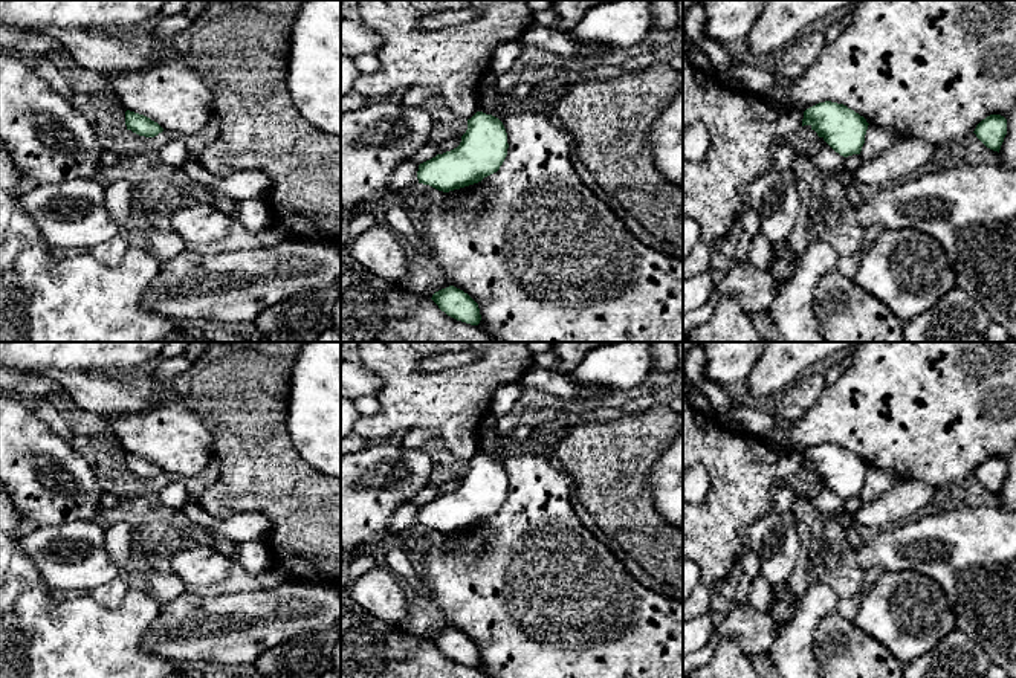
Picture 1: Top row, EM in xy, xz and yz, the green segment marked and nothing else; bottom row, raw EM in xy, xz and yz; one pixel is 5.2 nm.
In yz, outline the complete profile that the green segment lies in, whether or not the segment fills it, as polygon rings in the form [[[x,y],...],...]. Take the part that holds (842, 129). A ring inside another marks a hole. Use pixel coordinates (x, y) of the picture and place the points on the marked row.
[[[825,101],[804,111],[804,125],[810,125],[836,153],[848,157],[860,154],[869,124],[846,105]]]

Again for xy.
[[[130,110],[125,111],[125,125],[127,130],[131,130],[133,133],[145,137],[154,137],[163,131],[157,122]]]

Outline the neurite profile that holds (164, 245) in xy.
[[[141,223],[141,226],[144,228],[148,241],[147,249],[160,263],[171,260],[188,247],[188,244],[174,231],[162,231],[145,223]]]

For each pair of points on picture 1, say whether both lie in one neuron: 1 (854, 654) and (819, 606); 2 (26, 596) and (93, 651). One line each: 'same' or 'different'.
1: different
2: same

